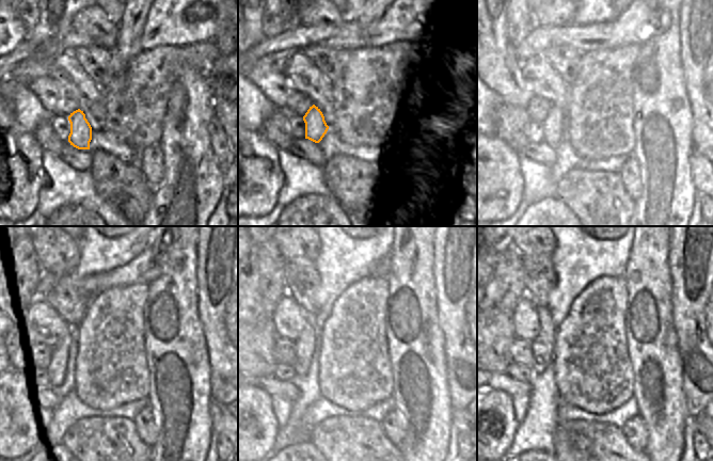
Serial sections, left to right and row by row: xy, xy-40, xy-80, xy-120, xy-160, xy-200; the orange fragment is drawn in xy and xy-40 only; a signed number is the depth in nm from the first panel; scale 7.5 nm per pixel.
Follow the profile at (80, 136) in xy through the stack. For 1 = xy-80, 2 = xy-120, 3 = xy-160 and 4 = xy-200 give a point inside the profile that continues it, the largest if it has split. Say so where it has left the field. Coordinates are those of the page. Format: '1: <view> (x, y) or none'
1: xy-80 (554, 121)
2: xy-120 (65, 358)
3: xy-160 (307, 345)
4: xy-200 (542, 346)

